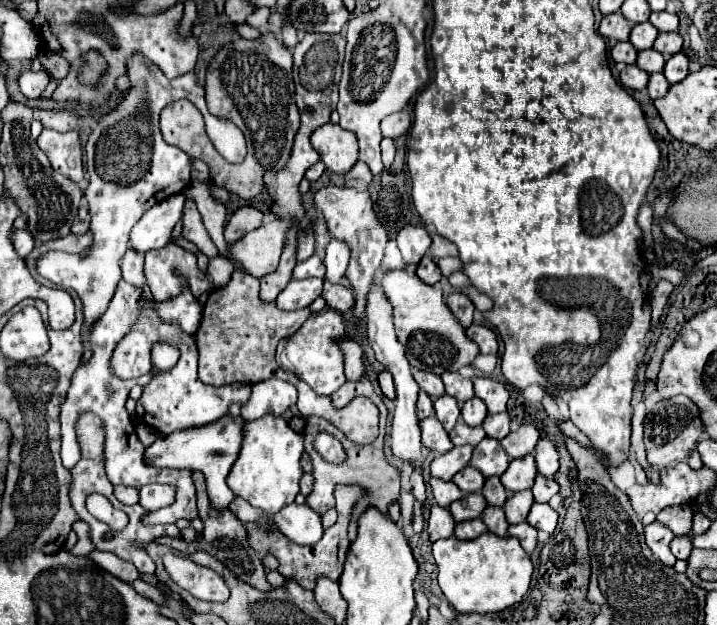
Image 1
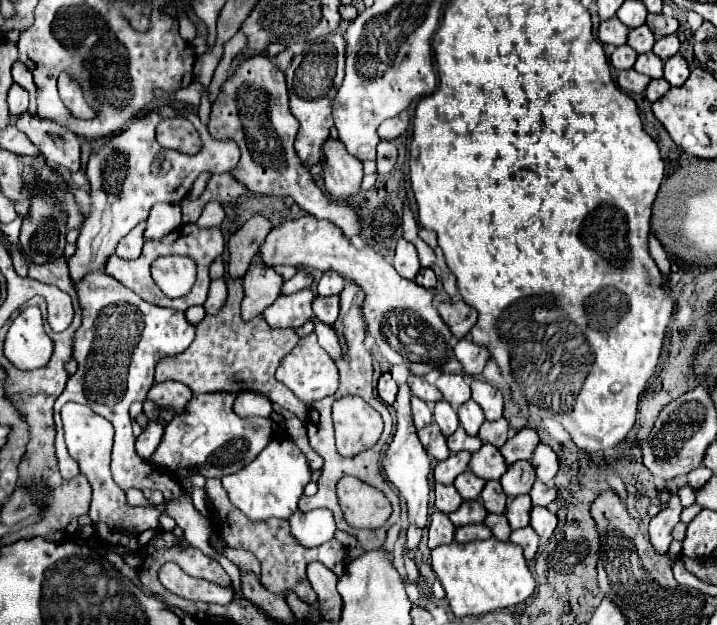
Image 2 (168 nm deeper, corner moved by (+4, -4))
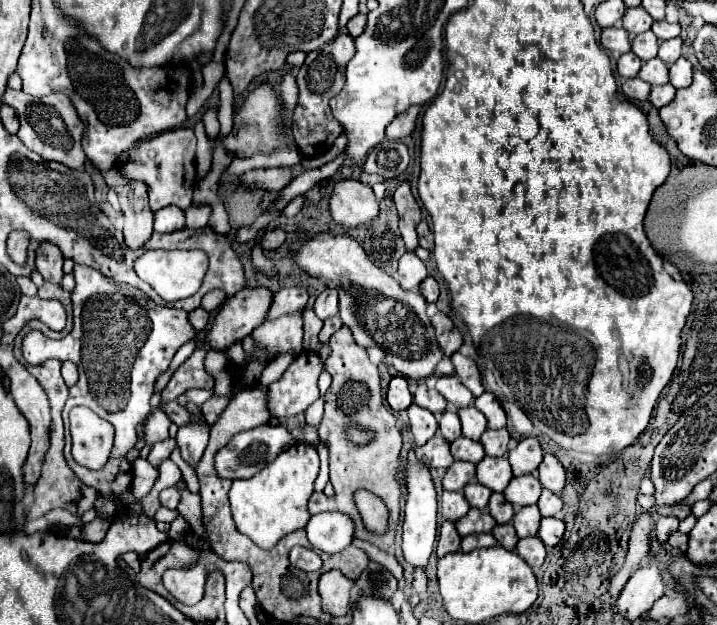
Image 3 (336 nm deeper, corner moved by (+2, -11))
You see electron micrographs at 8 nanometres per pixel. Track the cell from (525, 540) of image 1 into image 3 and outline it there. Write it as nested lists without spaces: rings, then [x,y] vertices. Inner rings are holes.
[[[533,536],[533,538],[521,538],[517,542],[517,548],[515,552],[531,566],[531,568],[539,568],[545,560],[545,544],[541,542],[539,536]]]

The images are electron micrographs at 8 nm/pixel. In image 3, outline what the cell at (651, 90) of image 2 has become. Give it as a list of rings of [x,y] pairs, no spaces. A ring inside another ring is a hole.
[[[665,84],[665,86],[653,86],[651,88],[651,96],[649,100],[653,102],[655,108],[663,108],[665,104],[669,104],[673,98],[675,98],[675,88],[671,84]]]

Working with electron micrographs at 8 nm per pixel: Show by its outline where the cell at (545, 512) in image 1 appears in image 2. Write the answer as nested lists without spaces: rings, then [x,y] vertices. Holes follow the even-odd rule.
[[[533,507],[531,509],[531,527],[541,539],[549,539],[557,525],[557,517],[547,507]]]

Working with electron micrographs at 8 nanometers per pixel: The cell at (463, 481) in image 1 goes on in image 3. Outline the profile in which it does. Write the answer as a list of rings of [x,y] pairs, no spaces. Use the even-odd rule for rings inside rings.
[[[475,480],[469,482],[463,492],[465,492],[465,500],[467,500],[473,508],[479,508],[479,510],[487,508],[489,498],[491,498],[491,494],[493,494],[489,488],[485,488],[483,484],[477,484]]]

